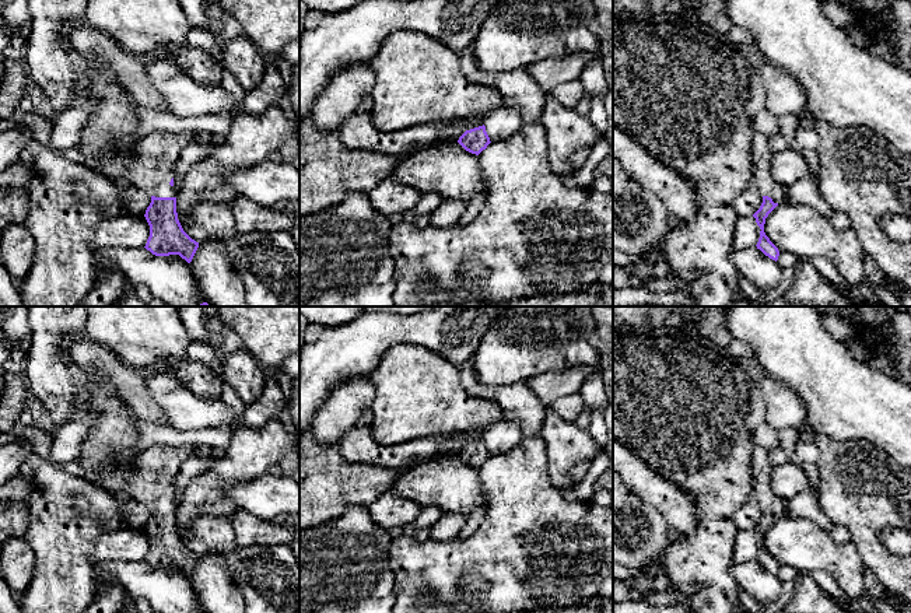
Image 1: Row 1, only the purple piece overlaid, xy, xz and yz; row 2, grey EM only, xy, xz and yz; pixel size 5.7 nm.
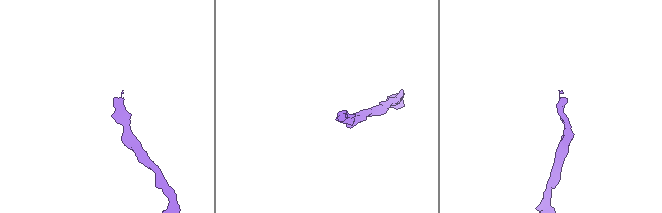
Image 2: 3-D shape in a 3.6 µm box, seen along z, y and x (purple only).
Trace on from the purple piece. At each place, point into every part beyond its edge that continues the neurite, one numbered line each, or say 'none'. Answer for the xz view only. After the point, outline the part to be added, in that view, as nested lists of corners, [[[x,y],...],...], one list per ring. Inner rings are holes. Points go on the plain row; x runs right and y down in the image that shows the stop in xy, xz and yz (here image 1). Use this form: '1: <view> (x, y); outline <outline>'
none

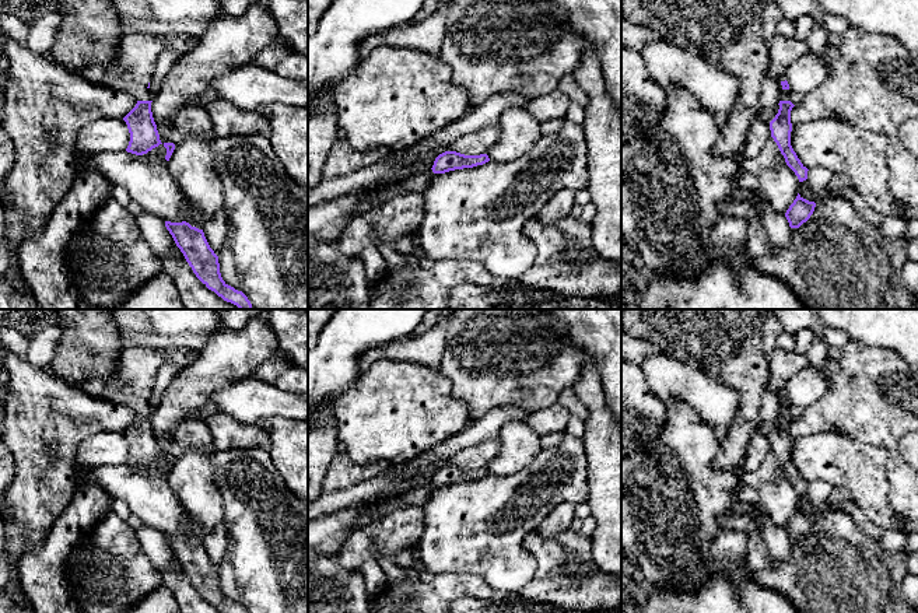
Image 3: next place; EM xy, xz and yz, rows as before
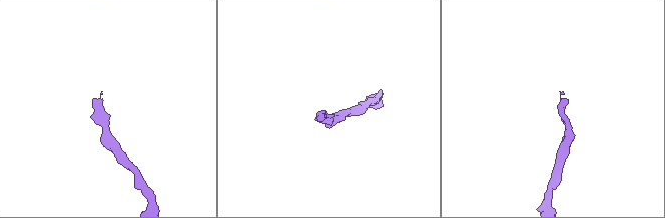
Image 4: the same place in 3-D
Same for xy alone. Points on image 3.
1: xy (137, 367); outline [[[132,347],[118,361],[118,376],[109,381],[85,381],[77,388],[91,396],[108,399],[136,414],[153,414],[148,396],[158,369],[167,362],[164,350]]]

